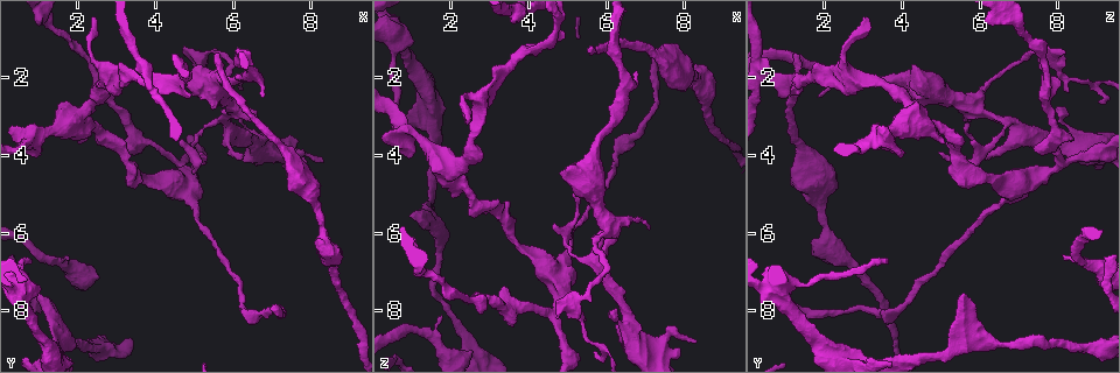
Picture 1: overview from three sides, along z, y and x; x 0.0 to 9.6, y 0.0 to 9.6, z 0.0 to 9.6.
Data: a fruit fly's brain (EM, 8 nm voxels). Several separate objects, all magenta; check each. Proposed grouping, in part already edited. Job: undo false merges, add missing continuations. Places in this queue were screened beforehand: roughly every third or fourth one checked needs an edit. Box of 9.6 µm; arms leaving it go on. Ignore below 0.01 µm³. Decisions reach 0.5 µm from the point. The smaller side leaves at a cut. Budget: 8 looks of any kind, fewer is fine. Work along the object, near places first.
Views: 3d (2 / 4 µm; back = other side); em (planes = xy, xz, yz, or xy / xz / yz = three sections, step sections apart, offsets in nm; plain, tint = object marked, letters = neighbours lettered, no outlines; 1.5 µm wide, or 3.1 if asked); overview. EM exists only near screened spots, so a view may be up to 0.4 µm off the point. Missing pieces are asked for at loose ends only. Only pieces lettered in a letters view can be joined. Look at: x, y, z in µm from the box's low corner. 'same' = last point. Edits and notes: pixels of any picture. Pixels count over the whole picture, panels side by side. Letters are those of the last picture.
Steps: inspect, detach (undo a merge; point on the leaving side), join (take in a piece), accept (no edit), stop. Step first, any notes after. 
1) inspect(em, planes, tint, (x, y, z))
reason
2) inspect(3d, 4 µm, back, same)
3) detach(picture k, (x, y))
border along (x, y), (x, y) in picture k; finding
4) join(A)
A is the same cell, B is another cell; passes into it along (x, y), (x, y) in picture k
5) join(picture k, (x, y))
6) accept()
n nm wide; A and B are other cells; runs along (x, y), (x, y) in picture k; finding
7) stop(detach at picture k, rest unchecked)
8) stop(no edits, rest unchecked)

inspect(em, planes, letters, (0.75, 6.75, 3.60))
free end

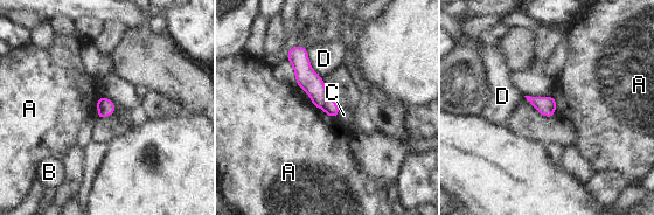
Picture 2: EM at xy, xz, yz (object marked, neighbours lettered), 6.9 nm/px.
accept()
A, B, C and D are other cells; runs along (294, 49), (306, 78), (334, 113) in picture 2; no lettered piece goes on from it

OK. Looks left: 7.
inspect(3d, 4 µm, (1.60, 8.80, 5.70))
narrows sharply

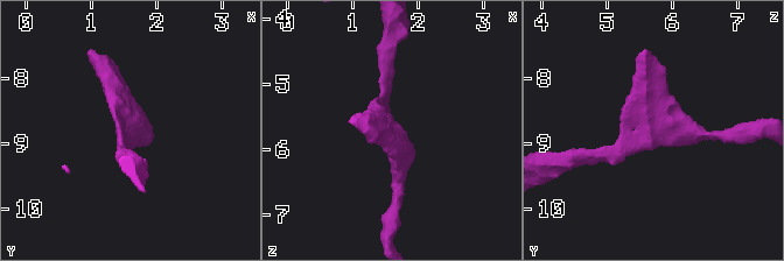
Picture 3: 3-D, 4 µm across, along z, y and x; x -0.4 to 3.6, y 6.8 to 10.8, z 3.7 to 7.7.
inspect(em, planes, tint, (1.55, 8.85, 5.70))

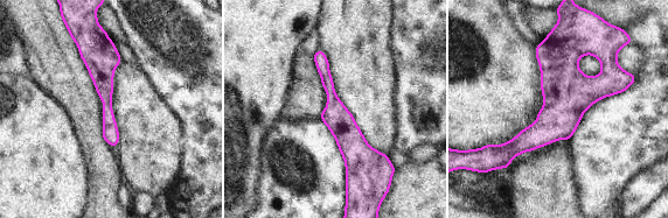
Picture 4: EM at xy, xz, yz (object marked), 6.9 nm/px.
inspect(em, planes, letters, same)
what lies round it

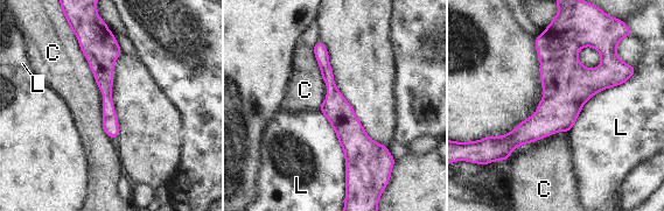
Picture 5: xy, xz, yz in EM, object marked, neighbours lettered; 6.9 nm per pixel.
accept()
C and L are other cells; 3 arms; runs along (317, 49), (354, 139), (353, 184) in picture 5; all the same neuron

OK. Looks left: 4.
inspect(em, planes, tint, (5.85, 2.10, 3.55))

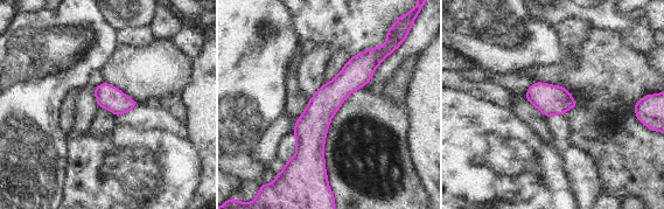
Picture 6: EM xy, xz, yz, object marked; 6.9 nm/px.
inspect(em, planes, letters, same)
what lies round it

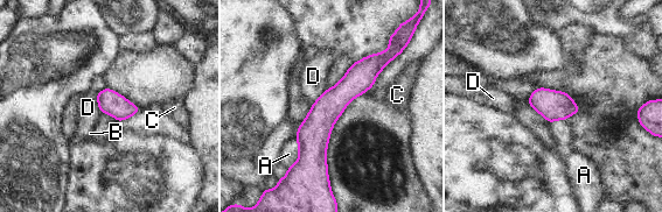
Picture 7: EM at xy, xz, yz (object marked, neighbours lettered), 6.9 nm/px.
accept()
A, B, C and D are other cells; runs along (377, 56), (320, 119), (319, 177) in picture 7; one neuron here

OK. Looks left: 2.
stop(no edits, rest unchecked)

